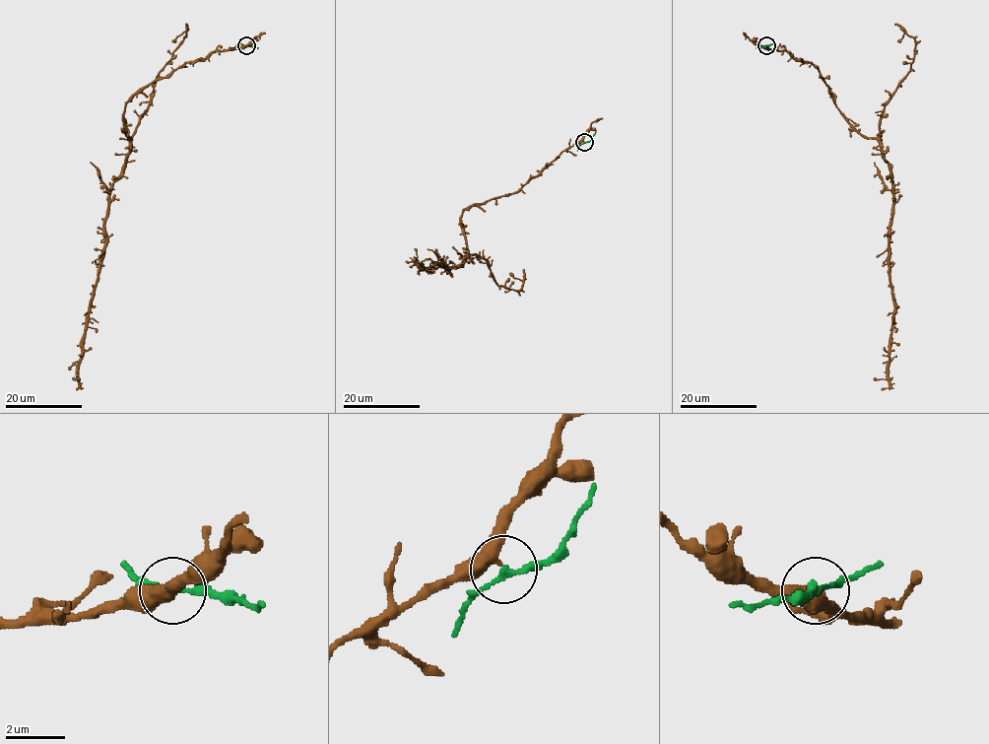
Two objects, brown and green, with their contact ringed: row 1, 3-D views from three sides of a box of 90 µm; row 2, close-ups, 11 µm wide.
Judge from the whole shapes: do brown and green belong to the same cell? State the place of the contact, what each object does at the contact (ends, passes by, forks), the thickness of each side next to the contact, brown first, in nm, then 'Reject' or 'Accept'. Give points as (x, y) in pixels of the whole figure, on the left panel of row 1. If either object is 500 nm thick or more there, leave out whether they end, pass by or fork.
Place: (246, 45). At the ring brown passes by. At the ring green passes by. Thickness 400 nm (brown) against 170 nm. Reject

